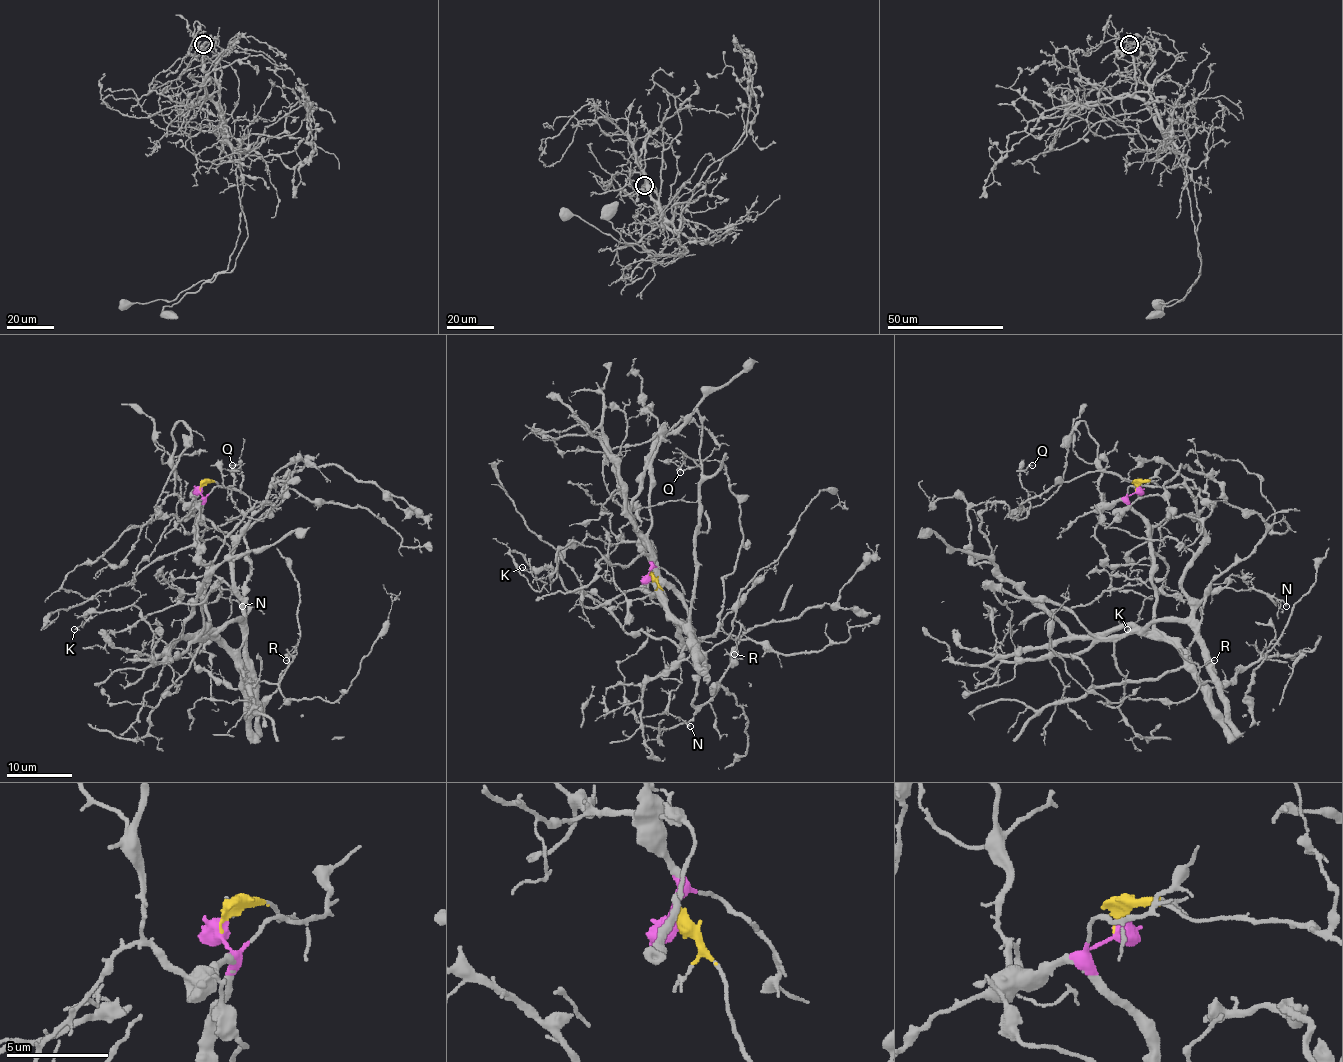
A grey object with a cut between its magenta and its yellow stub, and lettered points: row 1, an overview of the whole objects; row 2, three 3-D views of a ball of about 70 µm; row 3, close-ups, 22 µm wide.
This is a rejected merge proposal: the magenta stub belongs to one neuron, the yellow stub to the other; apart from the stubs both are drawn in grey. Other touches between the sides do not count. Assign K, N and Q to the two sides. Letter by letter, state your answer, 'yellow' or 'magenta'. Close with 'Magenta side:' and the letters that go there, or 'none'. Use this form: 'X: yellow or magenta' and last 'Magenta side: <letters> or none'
K: yellow
N: yellow
Q: magenta
Magenta side: Q

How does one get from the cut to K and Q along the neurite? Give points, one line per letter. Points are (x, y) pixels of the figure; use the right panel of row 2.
K: (1136, 487), (1209, 497), (1205, 535), (1194, 517), (1173, 515), (1112, 576), (1151, 597), (1126, 628)
Q: (1136, 487), (1153, 625), (1069, 633), (1000, 573), (980, 530), (988, 502), (1025, 518), (1033, 466)

